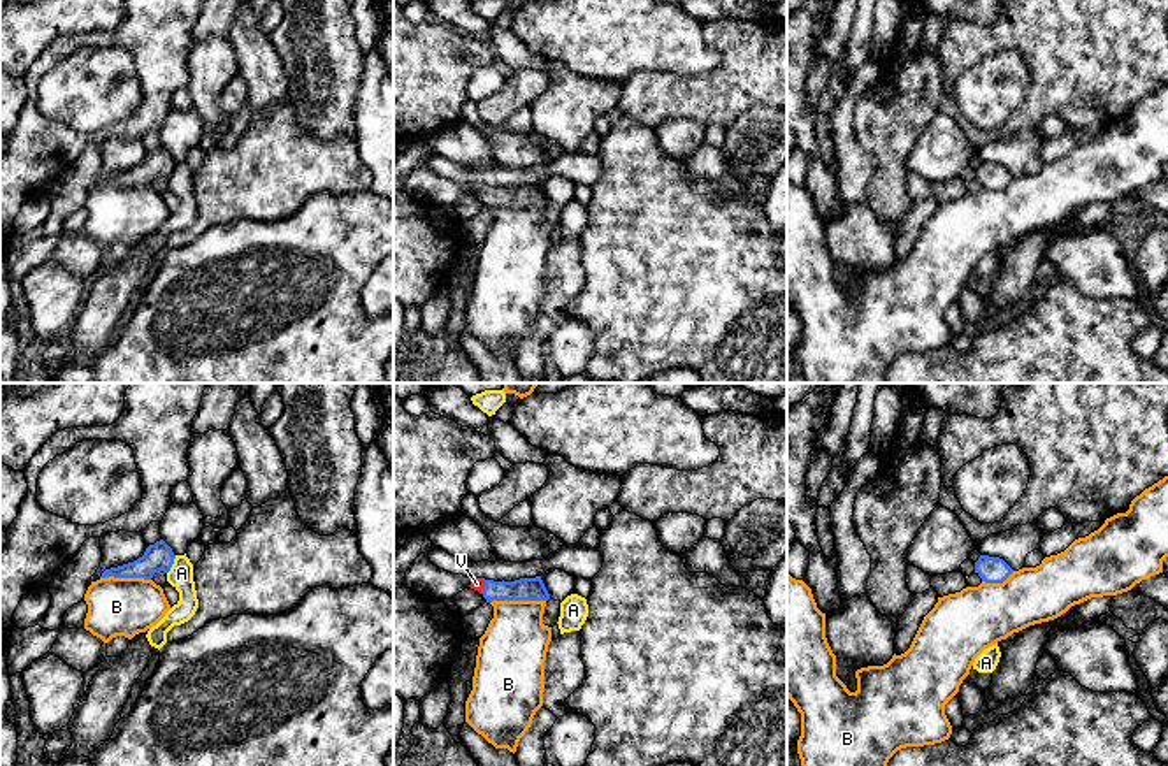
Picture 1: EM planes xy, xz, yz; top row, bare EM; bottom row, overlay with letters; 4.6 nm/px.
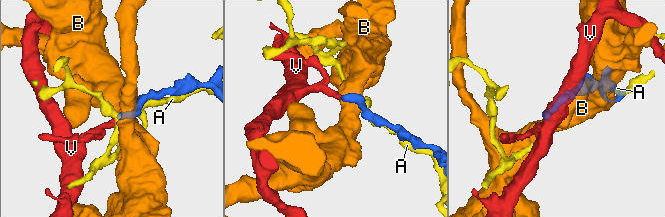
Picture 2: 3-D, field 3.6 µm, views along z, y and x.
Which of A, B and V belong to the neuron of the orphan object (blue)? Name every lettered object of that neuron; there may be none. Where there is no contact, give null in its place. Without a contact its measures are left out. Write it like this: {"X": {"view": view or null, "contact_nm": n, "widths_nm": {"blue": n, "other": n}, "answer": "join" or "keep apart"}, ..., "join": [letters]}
{"A": {"view": "xy", "contact_nm": 100, "widths_nm": {"blue": 130, "other": 110}, "answer": "keep apart"}, "B": {"view": "xz", "contact_nm": 260, "widths_nm": {"blue": 110, "other": 320}, "answer": "keep apart"}, "V": {"view": "xz", "contact_nm": 70, "widths_nm": {"blue": 110, "other": 60}, "answer": "join"}, "join": ["V"]}

